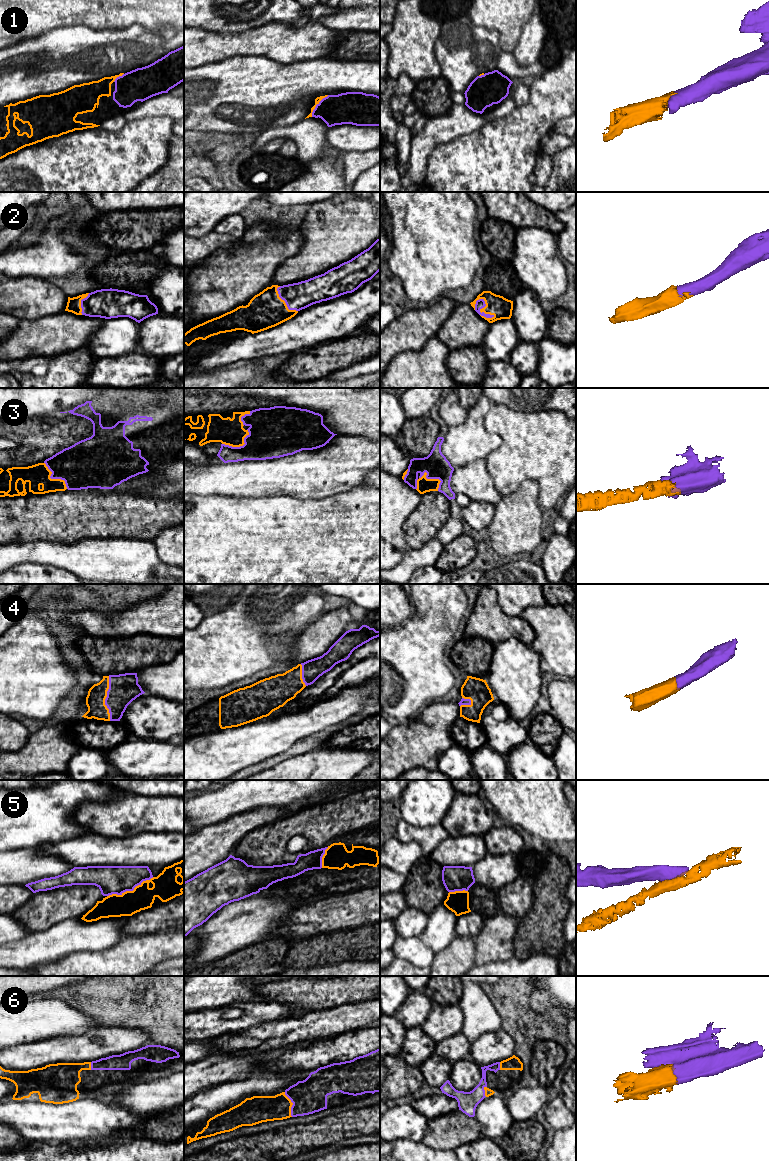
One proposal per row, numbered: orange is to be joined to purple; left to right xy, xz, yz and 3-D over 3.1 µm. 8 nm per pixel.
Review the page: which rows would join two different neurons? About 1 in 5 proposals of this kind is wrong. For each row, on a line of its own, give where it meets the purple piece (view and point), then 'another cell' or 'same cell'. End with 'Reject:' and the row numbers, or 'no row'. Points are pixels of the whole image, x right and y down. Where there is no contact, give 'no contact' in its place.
1: contact xz (316, 105); same cell
2: contact yz (481, 308); same cell
3: contact yz (426, 475); same cell
4: contact xy (106, 698); same cell
5: contact xy (130, 890); another cell
6: contact xz (293, 1104); same cell
Reject: 5

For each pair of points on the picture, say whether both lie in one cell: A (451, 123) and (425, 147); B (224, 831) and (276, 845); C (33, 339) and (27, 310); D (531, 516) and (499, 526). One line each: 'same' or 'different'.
A: same
B: different
C: different
D: same

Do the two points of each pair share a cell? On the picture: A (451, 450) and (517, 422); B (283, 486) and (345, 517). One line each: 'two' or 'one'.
A: two
B: two

